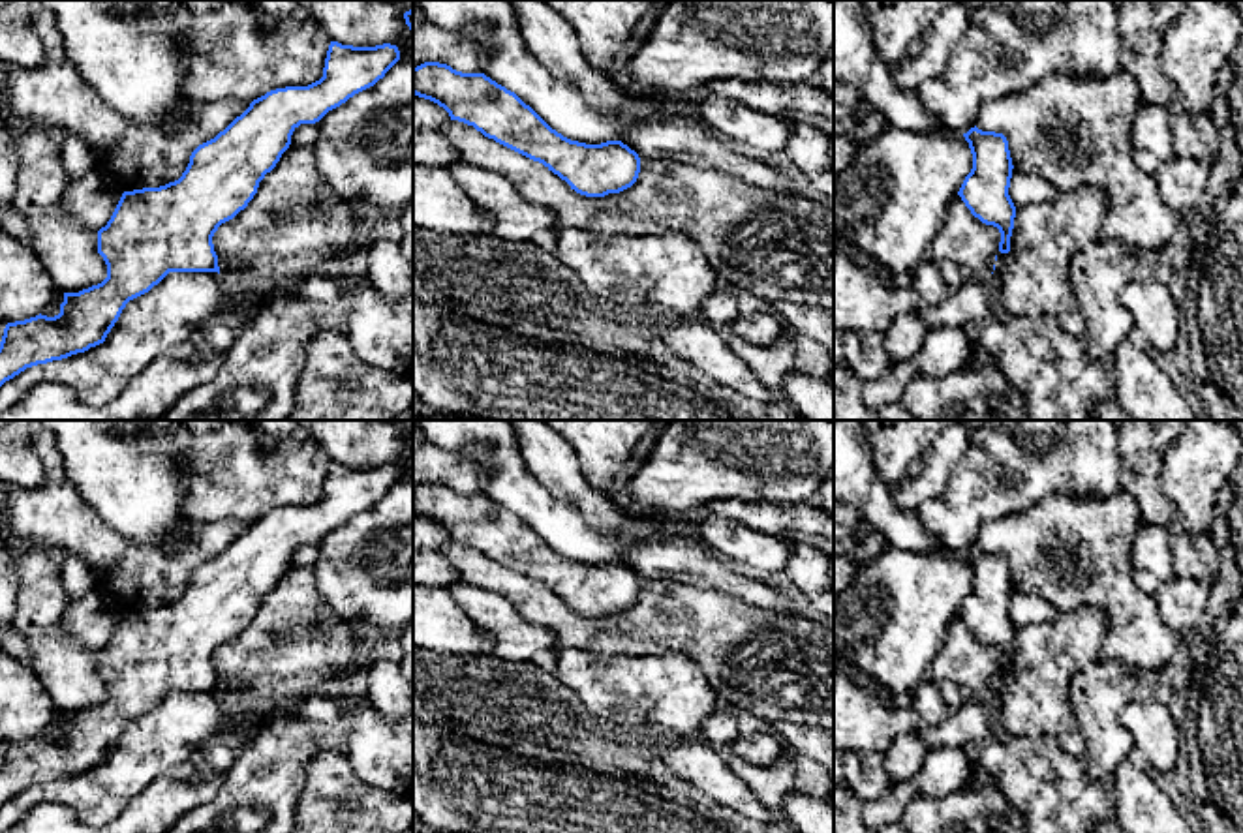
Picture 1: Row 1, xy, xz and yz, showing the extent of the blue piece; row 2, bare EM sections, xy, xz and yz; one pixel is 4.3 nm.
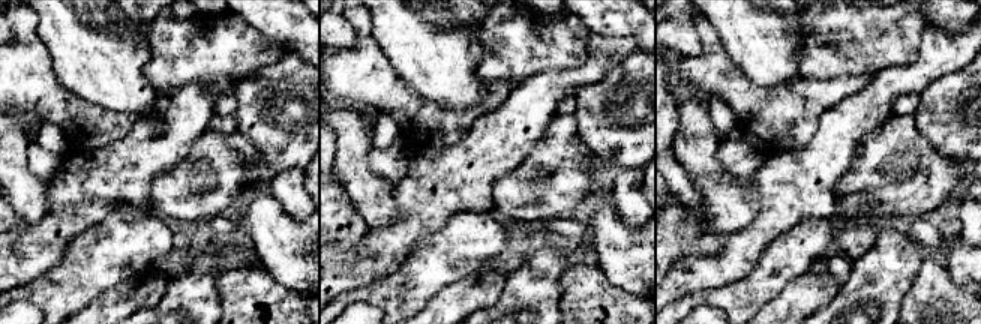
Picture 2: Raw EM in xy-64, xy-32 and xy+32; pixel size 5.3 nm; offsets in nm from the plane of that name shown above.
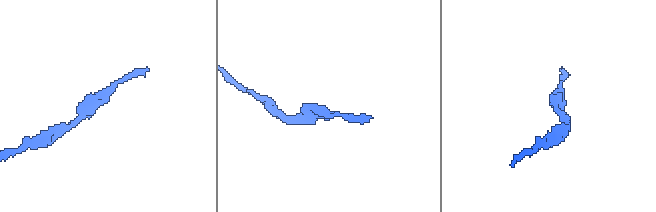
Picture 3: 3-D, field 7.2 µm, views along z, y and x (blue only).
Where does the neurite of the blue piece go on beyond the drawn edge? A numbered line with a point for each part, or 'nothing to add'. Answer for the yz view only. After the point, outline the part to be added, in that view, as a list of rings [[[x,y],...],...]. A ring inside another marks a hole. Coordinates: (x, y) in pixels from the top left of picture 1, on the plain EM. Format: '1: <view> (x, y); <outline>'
nothing to add

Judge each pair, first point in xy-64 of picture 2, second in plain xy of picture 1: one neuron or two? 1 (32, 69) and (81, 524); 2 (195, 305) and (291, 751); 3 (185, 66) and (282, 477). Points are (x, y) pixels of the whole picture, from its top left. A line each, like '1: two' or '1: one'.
1: one
2: one
3: one

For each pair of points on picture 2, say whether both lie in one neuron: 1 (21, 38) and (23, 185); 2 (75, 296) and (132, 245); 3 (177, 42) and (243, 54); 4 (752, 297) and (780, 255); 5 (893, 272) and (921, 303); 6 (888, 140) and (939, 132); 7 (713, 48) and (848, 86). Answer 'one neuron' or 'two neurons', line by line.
1: two neurons
2: one neuron
3: one neuron
4: one neuron
5: two neurons
6: two neurons
7: one neuron

